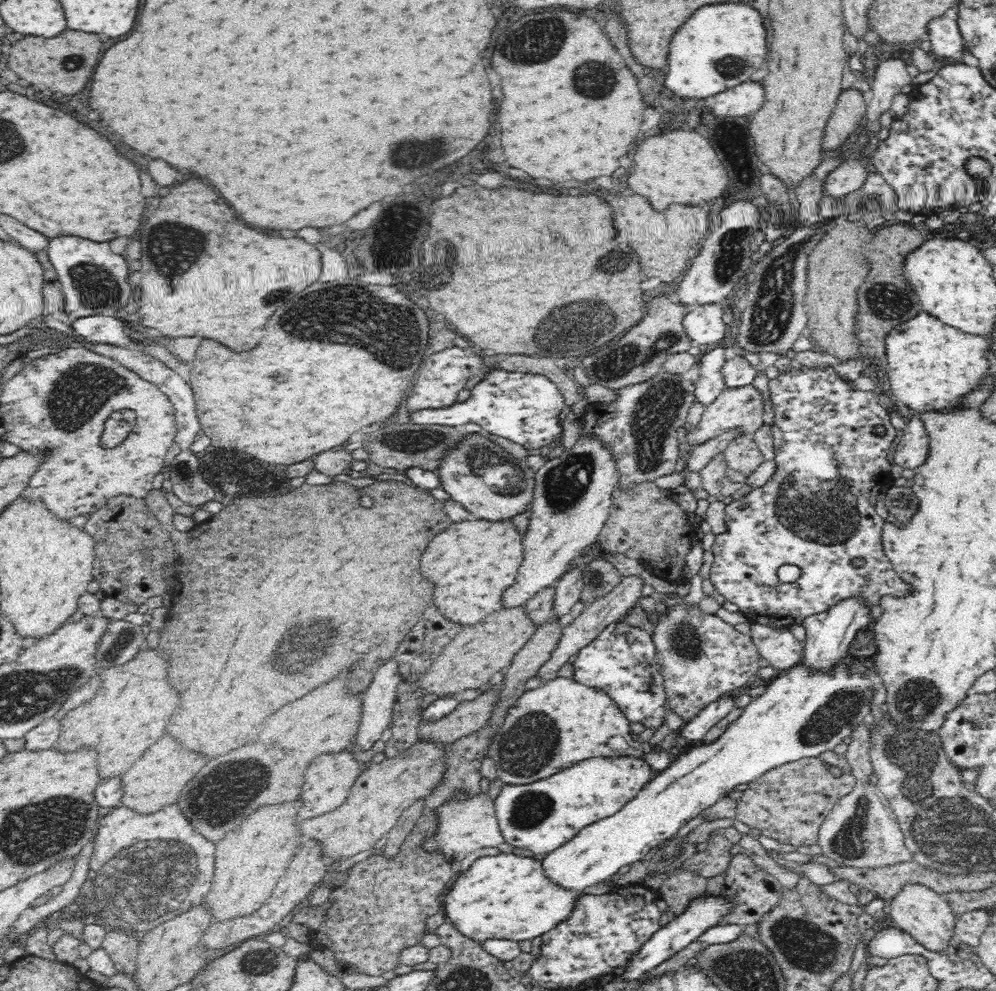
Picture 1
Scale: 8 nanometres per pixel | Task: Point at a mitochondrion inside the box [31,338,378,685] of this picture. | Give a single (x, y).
(74, 398)

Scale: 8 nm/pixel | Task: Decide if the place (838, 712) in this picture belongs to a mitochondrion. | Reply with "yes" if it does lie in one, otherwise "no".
yes

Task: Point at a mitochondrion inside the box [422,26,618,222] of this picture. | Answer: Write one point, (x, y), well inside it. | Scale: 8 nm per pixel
(595, 79)

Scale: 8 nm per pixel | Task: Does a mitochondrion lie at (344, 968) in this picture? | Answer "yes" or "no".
no

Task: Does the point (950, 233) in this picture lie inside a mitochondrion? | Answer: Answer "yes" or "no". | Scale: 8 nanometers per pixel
no

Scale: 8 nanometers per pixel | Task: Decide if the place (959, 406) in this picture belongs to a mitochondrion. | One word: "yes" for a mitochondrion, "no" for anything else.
no

